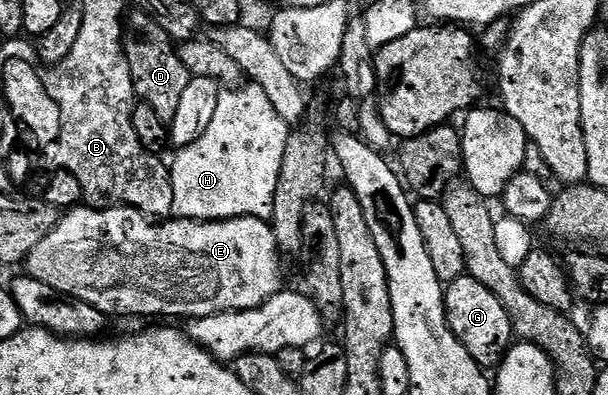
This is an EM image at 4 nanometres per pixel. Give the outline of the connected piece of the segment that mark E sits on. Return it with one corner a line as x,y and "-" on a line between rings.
82,204
68,212
62,213
57,220
57,227
29,253
23,266
27,268
28,277
35,280
43,280
43,284
51,284
55,292
63,292
72,298
87,300
99,312
110,316
116,314
134,314
137,318
206,318
212,314
229,314
232,310
250,310
259,304
266,302
271,296
280,294
283,289
281,283
281,261
282,255
277,249
277,241
273,235
272,225
263,218
228,218
218,222
200,222
190,218
170,217
168,220
161,220
154,224
146,215
140,214
135,208
130,206
107,206
104,208
94,208
88,204

